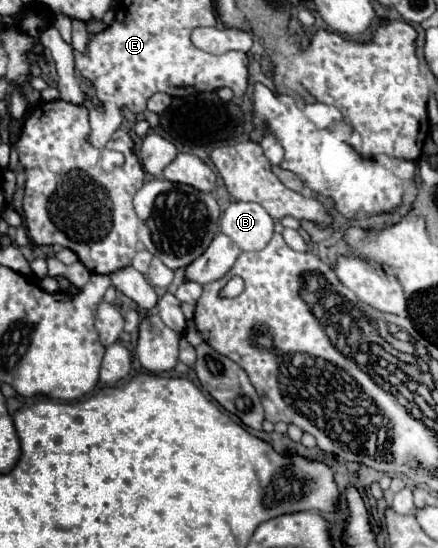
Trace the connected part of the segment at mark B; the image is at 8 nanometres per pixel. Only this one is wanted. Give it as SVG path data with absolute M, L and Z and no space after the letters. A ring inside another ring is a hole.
M233 202L221 216L221 232L227 234L239 250L261 250L267 246L269 238L273 236L273 218L267 214L267 210L257 202Z

